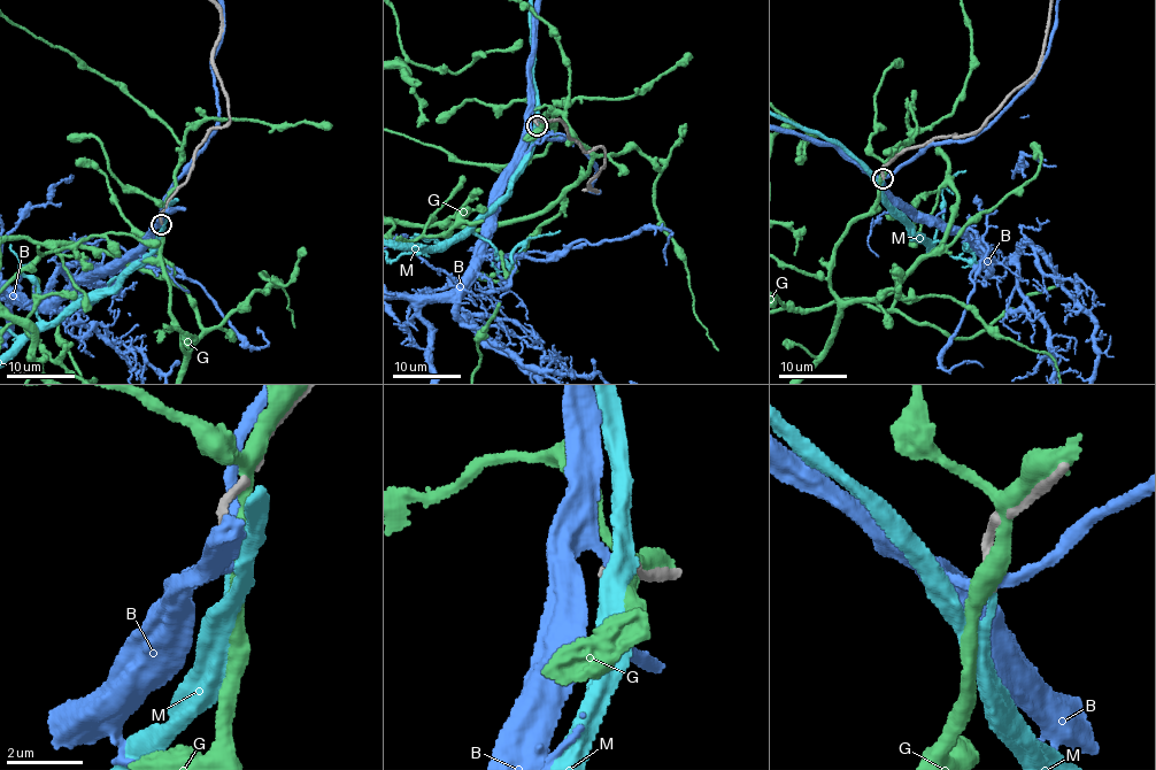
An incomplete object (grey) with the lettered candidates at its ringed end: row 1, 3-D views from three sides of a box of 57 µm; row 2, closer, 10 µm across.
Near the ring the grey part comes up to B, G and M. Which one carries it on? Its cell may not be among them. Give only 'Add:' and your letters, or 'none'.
Add: M

